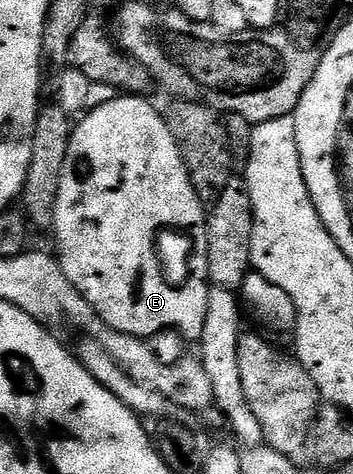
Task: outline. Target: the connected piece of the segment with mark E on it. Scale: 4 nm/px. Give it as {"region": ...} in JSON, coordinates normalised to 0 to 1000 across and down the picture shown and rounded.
{"region":[[[331,200],[331,211],[306,211],[263,226],[246,241],[224,247],[204,272],[204,289],[193,302],[187,350],[176,359],[176,376],[164,392],[164,426],[153,443],[147,481],[159,489],[156,538],[164,542],[187,586],[255,637],[255,646],[329,700],[354,700],[371,709],[431,713],[439,700],[465,700],[473,692],[501,692],[527,715],[564,719],[572,696],[584,688],[584,654],[595,593],[589,589],[589,468],[584,439],[555,407],[555,390],[533,373],[535,348],[516,333],[499,306],[493,283],[482,274],[473,251],[450,236],[419,207],[405,200]]]}

